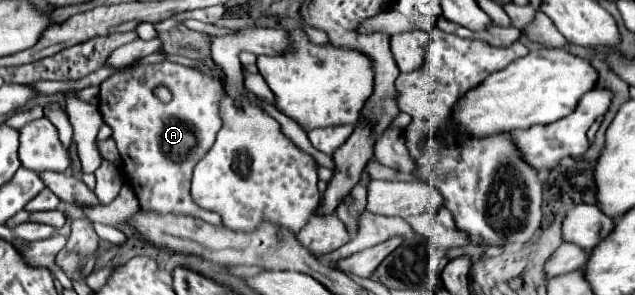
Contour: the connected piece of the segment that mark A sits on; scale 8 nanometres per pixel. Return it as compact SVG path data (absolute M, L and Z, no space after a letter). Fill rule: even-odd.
M171 62L135 64L101 82L99 110L105 124L113 128L113 140L123 158L123 174L143 210L189 214L211 224L221 224L221 216L197 206L189 192L195 164L207 154L221 130L219 100L219 82L191 66ZM157 86L169 88L171 102L161 102L155 96Z

